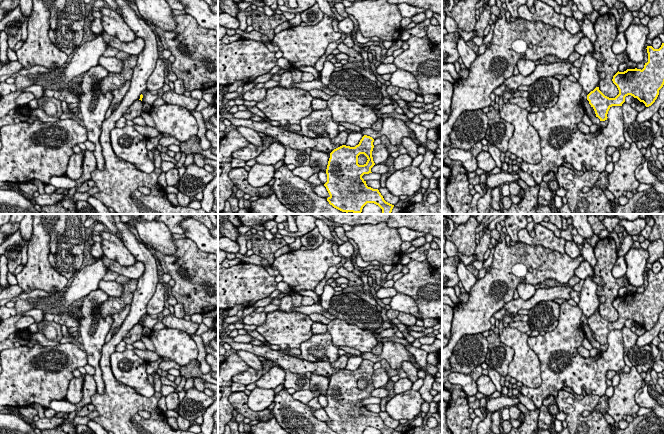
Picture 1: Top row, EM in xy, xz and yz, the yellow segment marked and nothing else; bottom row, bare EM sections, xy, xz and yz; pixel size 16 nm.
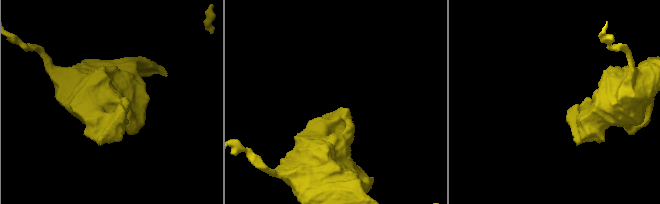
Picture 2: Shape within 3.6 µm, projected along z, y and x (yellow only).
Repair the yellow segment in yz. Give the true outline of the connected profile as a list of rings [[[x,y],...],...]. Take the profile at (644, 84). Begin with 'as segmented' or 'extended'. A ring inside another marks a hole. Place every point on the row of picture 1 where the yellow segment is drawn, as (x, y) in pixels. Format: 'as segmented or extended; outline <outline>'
as segmented; outline [[[664,43],[659,49],[647,46],[648,62],[641,69],[627,69],[617,72],[613,76],[613,83],[617,86],[619,94],[615,98],[605,96],[599,87],[587,95],[589,104],[594,109],[600,121],[607,120],[607,114],[612,106],[622,106],[628,95],[643,102],[646,107],[651,106],[664,85]]]

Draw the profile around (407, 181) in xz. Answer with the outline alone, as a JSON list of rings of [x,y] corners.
[[[411,165],[395,170],[386,180],[386,188],[394,196],[412,196],[421,189],[423,178],[420,168]]]

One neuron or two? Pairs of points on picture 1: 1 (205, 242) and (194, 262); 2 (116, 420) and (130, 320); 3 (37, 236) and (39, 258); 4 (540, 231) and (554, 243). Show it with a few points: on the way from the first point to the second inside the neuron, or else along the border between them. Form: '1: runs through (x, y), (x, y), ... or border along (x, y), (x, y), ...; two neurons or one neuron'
1: border along (186, 237), (190, 238), (201, 250), (207, 253); two neurons
2: runs through (116, 395), (106, 370), (106, 351), (111, 345); one neuron
3: runs through (38, 241), (38, 253); one neuron
4: runs through (543, 234), (551, 242); one neuron

